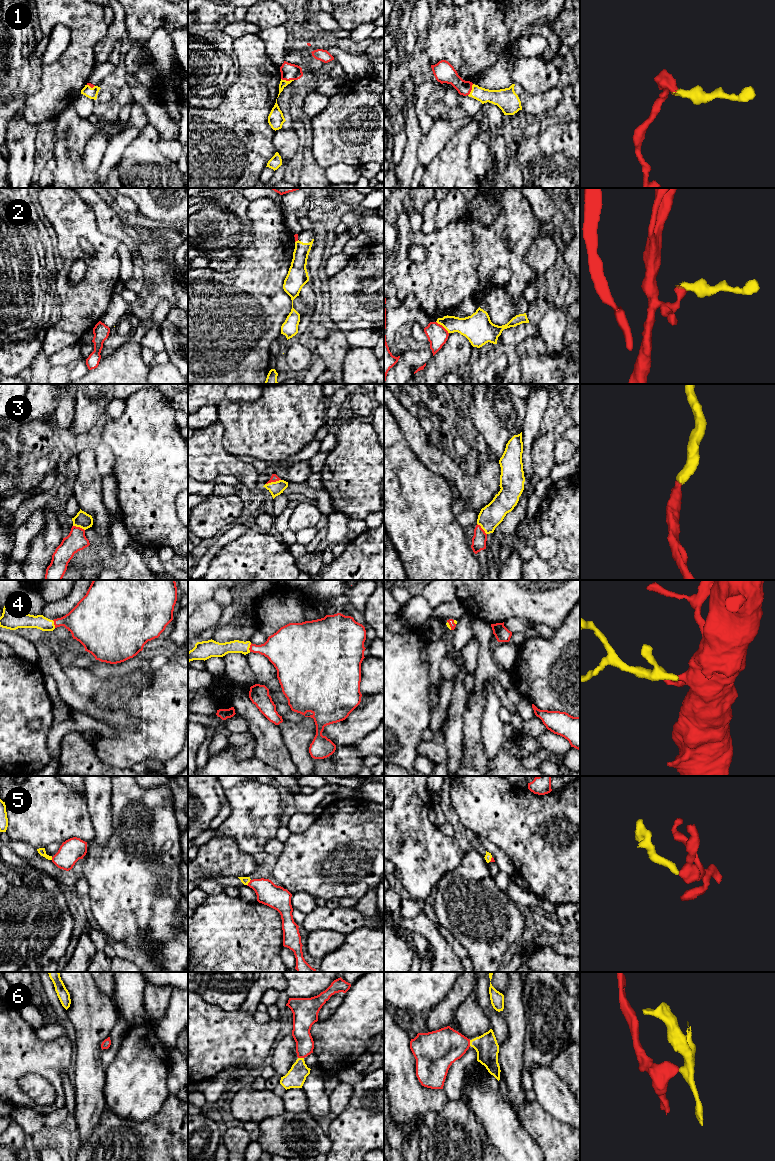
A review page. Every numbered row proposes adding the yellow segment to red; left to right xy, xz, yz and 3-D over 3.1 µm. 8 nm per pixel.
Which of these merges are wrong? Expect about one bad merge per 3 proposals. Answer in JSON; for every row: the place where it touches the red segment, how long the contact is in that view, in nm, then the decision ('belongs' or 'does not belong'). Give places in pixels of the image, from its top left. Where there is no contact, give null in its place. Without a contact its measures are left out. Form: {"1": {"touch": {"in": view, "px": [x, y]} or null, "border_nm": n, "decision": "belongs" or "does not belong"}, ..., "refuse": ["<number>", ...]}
{"1": {"touch": {"in": "xz", "px": [287, 80]}, "border_nm": 110, "decision": "belongs"}, "2": {"touch": {"in": "yz", "px": [443, 327]}, "border_nm": 140, "decision": "does not belong"}, "3": {"touch": {"in": "xz", "px": [273, 481]}, "border_nm": 130, "decision": "belongs"}, "4": {"touch": {"in": "xz", "px": [250, 647]}, "border_nm": 70, "decision": "belongs"}, "5": {"touch": {"in": "xz", "px": [249, 882]}, "border_nm": 60, "decision": "belongs"}, "6": {"touch": {"in": "xz", "px": [301, 1057]}, "border_nm": 50, "decision": "belongs"}, "refuse": ["2"]}

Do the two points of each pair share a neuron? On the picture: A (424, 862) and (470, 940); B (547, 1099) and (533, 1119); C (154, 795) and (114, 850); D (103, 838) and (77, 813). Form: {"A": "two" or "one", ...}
{"A": "two", "B": "two", "C": "one", "D": "two"}

